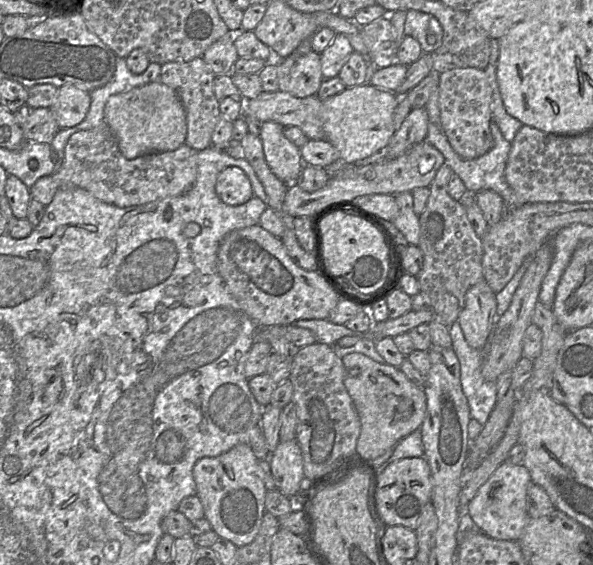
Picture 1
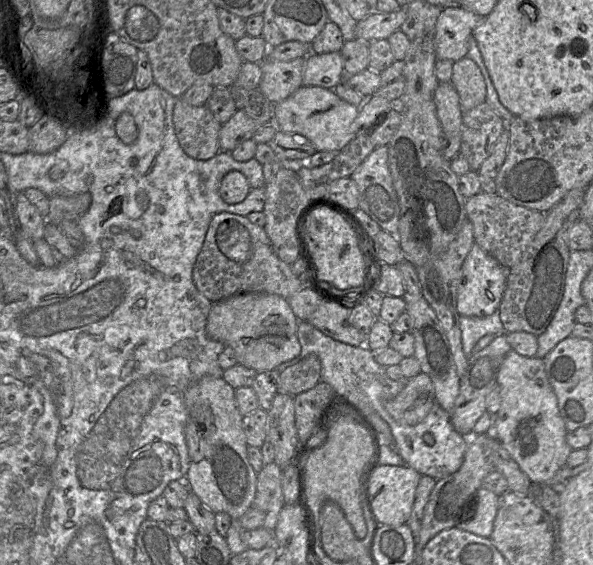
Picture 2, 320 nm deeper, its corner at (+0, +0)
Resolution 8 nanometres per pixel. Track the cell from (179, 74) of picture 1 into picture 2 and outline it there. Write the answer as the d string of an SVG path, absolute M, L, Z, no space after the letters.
M176 98L173 109L176 137L184 152L196 160L208 160L220 150L220 124L206 106L191 106Z

